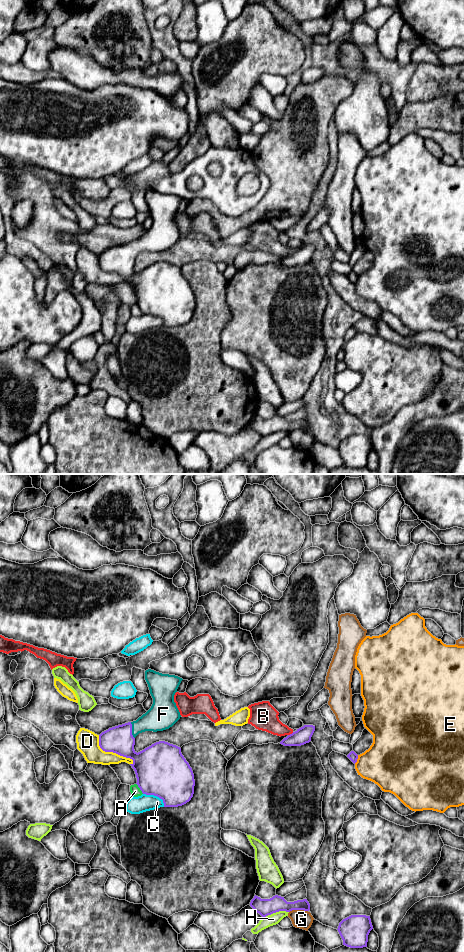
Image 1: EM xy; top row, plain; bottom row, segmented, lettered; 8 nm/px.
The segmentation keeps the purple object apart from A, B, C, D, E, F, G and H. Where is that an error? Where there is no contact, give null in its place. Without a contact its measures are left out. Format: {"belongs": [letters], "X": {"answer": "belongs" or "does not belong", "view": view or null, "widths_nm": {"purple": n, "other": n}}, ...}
{"belongs": ["F"], "A": {"answer": "does not belong", "view": "xy", "widths_nm": {"purple": 420, "other": 80}}, "B": {"answer": "does not belong", "view": "xy", "widths_nm": {"purple": 130, "other": 220}}, "C": {"answer": "does not belong", "view": "xy", "widths_nm": {"purple": 420, "other": 140}}, "D": {"answer": "does not belong", "view": "xy", "widths_nm": {"purple": 220, "other": 180}}, "E": {"answer": "does not belong", "view": "xy", "widths_nm": {"purple": 70, "other": 380}}, "F": {"answer": "belongs", "view": "xy", "widths_nm": {"purple": 220, "other": 220}}, "G": {"answer": "does not belong", "view": "xy", "widths_nm": {"purple": 130, "other": 150}}, "H": {"answer": "does not belong", "view": "xy", "widths_nm": {"purple": 140, "other": 90}}}

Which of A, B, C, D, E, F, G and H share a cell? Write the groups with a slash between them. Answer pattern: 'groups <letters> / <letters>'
groups A / B / C / D / E / F / G / H

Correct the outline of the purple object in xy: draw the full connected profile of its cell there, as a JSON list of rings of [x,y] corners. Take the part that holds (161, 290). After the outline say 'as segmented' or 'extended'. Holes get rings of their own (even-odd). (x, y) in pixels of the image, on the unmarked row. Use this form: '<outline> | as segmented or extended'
[[[148,189],[145,200],[153,218],[151,228],[136,241],[102,252],[99,266],[105,272],[133,280],[130,285],[143,314],[159,317],[164,327],[182,326],[193,317],[195,300],[181,268],[159,261],[137,273],[134,265],[139,253],[169,249],[180,239],[174,215],[183,199]]] | extended

